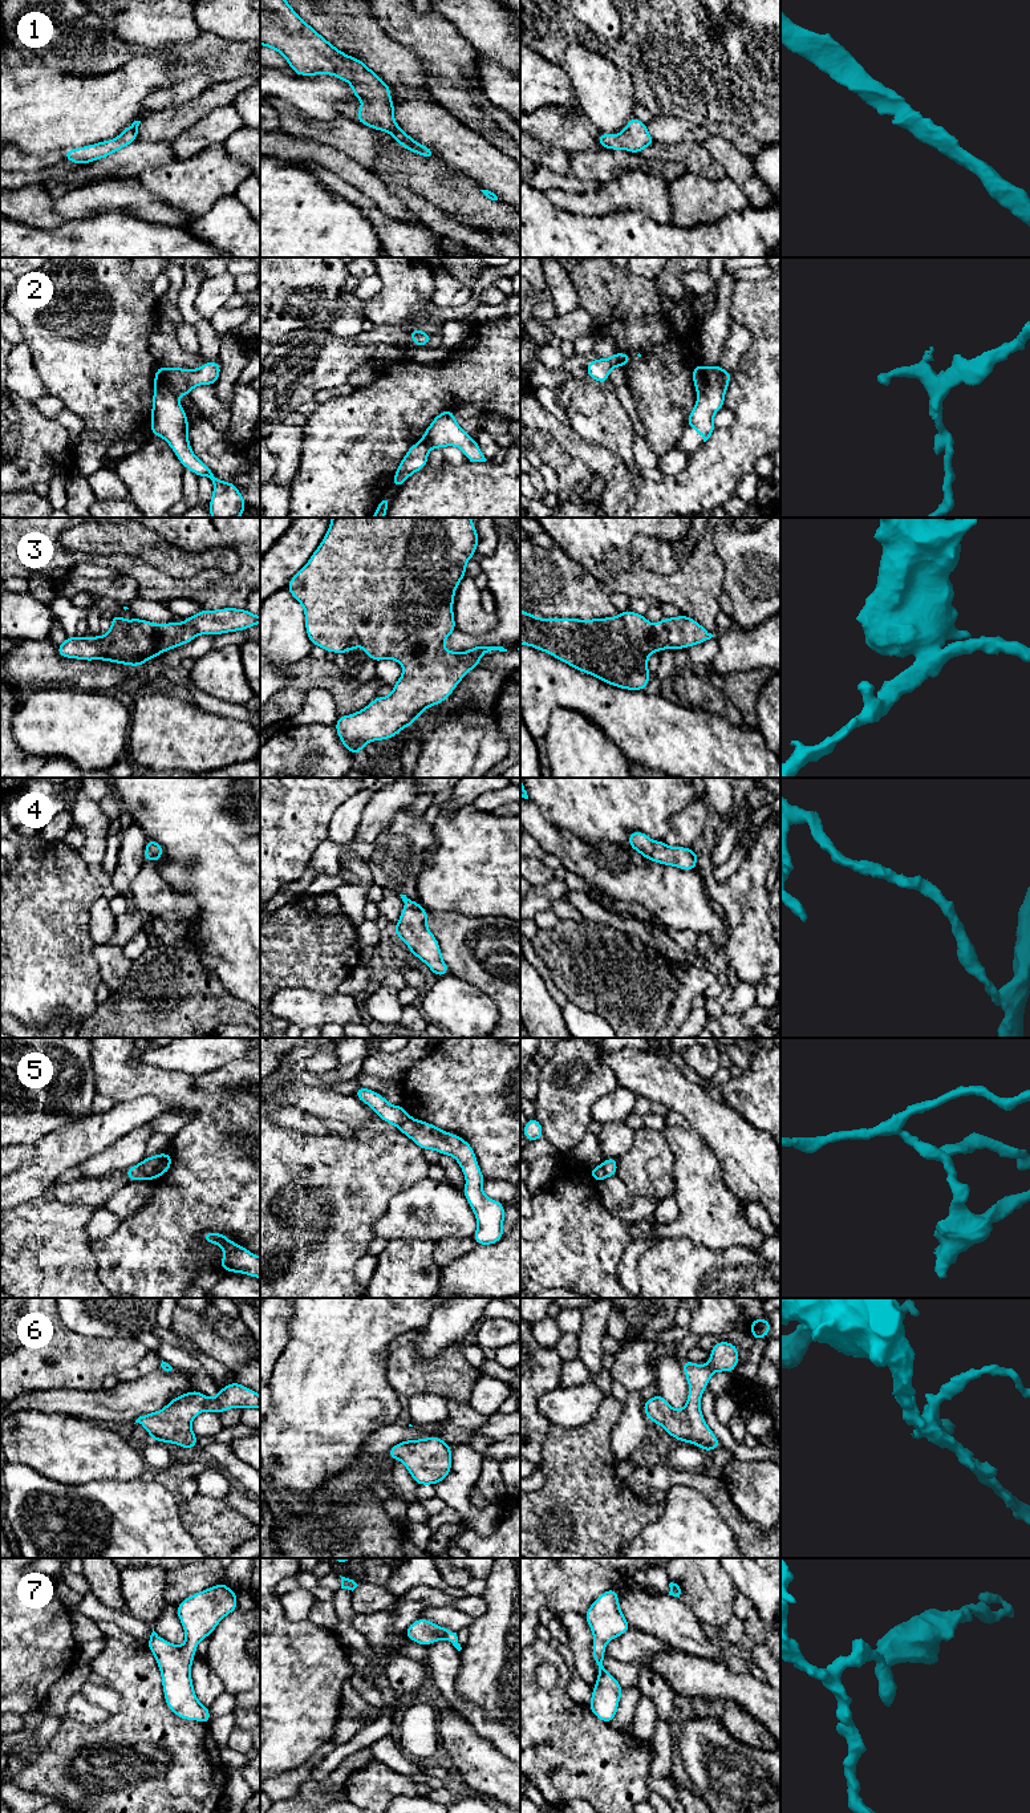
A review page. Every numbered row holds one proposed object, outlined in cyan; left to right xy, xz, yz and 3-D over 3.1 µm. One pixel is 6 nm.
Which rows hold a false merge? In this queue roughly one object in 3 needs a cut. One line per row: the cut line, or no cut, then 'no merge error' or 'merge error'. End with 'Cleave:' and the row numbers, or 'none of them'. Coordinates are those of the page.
1: no cut | no merge error
2: xy (166, 368), (165, 385), (175, 397) | merge error
3: no cut | no merge error
4: no cut | no merge error
5: xy (138, 1164), (146, 1177) | merge error
6: no cut | no merge error
7: no cut | no merge error
Cleave: 2, 5

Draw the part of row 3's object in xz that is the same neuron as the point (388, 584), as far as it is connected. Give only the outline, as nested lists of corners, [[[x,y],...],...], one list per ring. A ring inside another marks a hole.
[[[332,518],[327,535],[321,544],[312,553],[308,563],[289,580],[287,589],[304,608],[305,632],[313,646],[321,646],[325,652],[349,653],[357,649],[360,644],[368,658],[378,662],[381,660],[396,660],[402,668],[402,676],[393,685],[393,691],[388,697],[376,697],[362,710],[350,715],[338,715],[334,727],[342,746],[353,755],[362,753],[368,742],[384,741],[394,738],[402,729],[413,726],[413,722],[422,715],[423,710],[430,706],[442,703],[455,690],[462,678],[471,670],[478,668],[483,654],[491,650],[507,652],[503,646],[475,646],[463,653],[446,650],[443,642],[457,629],[453,604],[455,589],[461,580],[466,576],[466,563],[473,559],[479,543],[478,532],[471,518]],[[357,649],[358,650],[358,649]]]

